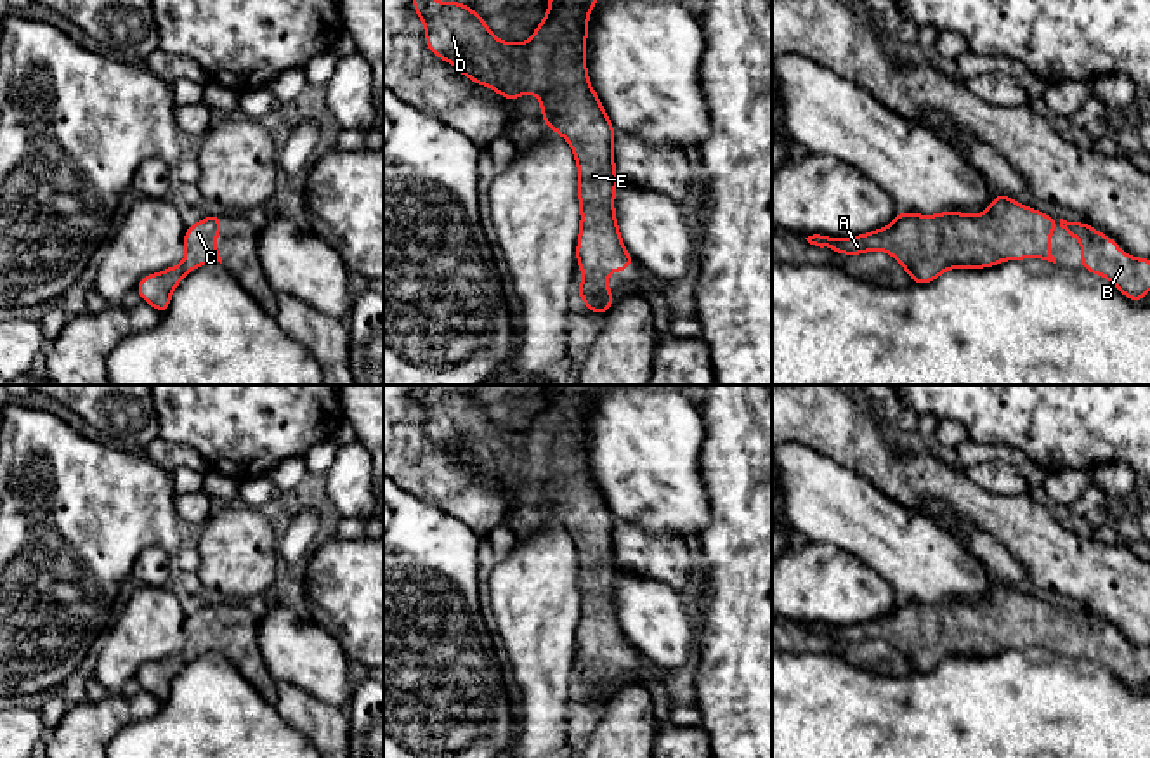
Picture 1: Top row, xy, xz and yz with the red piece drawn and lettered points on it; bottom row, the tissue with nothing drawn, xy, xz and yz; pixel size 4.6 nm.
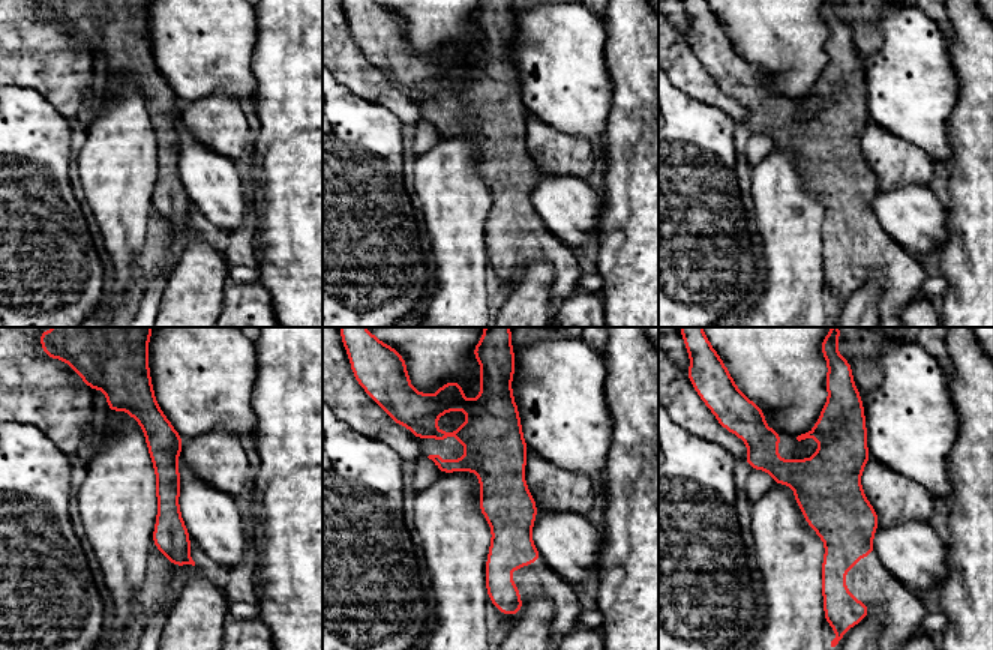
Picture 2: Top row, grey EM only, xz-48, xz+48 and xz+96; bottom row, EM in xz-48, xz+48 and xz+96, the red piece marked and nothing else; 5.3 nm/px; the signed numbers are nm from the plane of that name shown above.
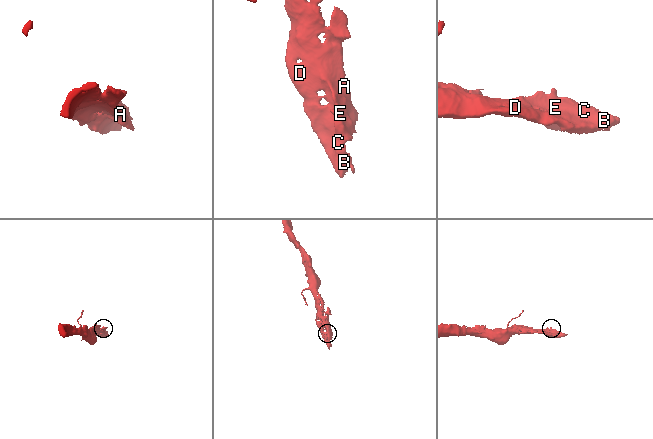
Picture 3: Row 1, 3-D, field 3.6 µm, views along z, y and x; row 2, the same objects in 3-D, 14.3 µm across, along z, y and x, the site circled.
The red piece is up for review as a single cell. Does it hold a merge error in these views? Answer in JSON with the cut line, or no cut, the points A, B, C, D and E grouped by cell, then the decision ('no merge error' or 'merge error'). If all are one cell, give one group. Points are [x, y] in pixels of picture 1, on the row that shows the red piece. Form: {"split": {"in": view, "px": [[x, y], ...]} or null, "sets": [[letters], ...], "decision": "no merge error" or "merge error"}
{"split": null, "sets": [["A", "B", "C", "D", "E"]], "decision": "no merge error"}

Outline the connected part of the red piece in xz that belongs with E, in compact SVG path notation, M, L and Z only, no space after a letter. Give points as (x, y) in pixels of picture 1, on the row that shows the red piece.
M413 0L413 9L423 21L427 49L453 64L463 76L477 85L486 85L508 102L524 94L536 94L541 120L550 130L560 134L571 146L578 165L578 201L581 227L576 245L576 264L583 281L576 295L585 300L586 312L605 314L612 309L612 288L605 284L609 272L624 272L637 265L628 253L617 227L614 198L617 172L612 142L616 128L595 94L586 69L588 17L598 0L550 0L546 16L538 23L527 42L501 42L487 23L461 2Z

